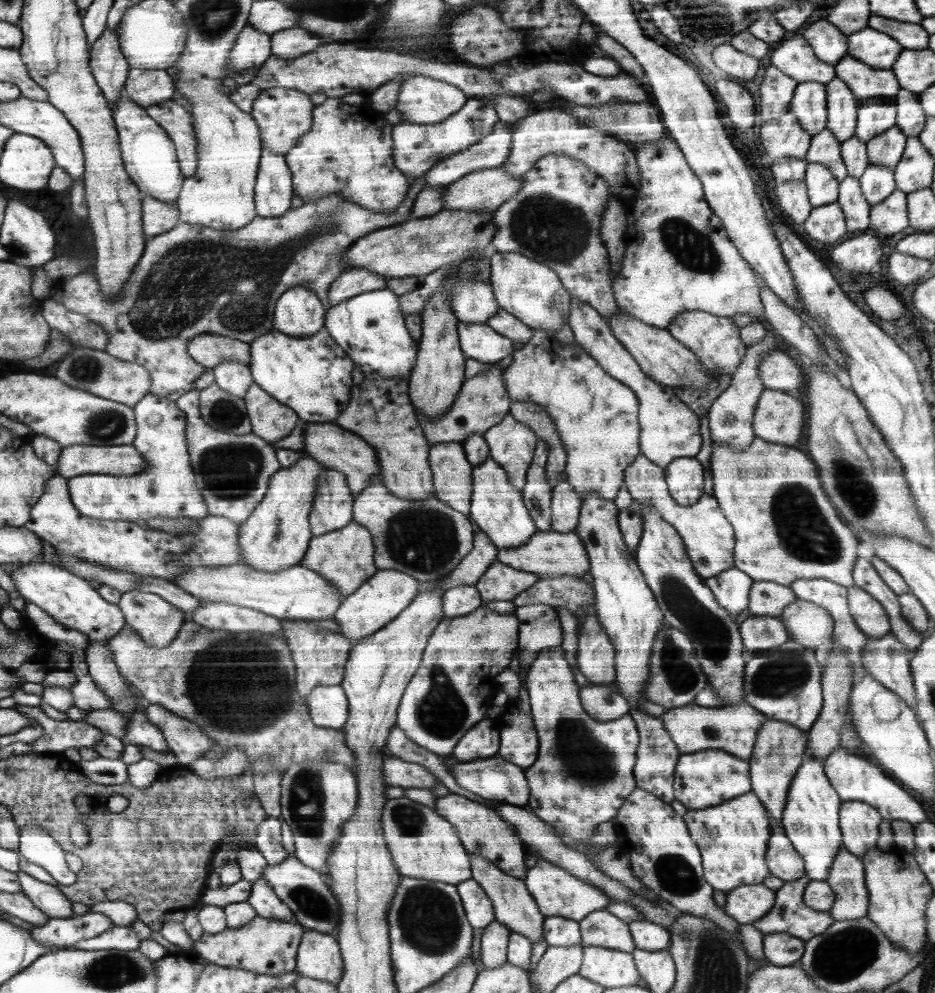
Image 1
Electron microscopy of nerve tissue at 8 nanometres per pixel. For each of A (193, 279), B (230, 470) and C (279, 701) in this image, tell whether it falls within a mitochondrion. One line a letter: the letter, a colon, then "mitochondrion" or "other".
A: mitochondrion
B: mitochondrion
C: mitochondrion

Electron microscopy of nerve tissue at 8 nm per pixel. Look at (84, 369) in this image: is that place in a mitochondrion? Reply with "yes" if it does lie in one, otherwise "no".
yes

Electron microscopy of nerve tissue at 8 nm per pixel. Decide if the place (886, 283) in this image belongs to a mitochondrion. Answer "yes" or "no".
no

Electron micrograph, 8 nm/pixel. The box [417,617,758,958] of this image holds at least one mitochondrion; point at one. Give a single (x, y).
(582, 748)

